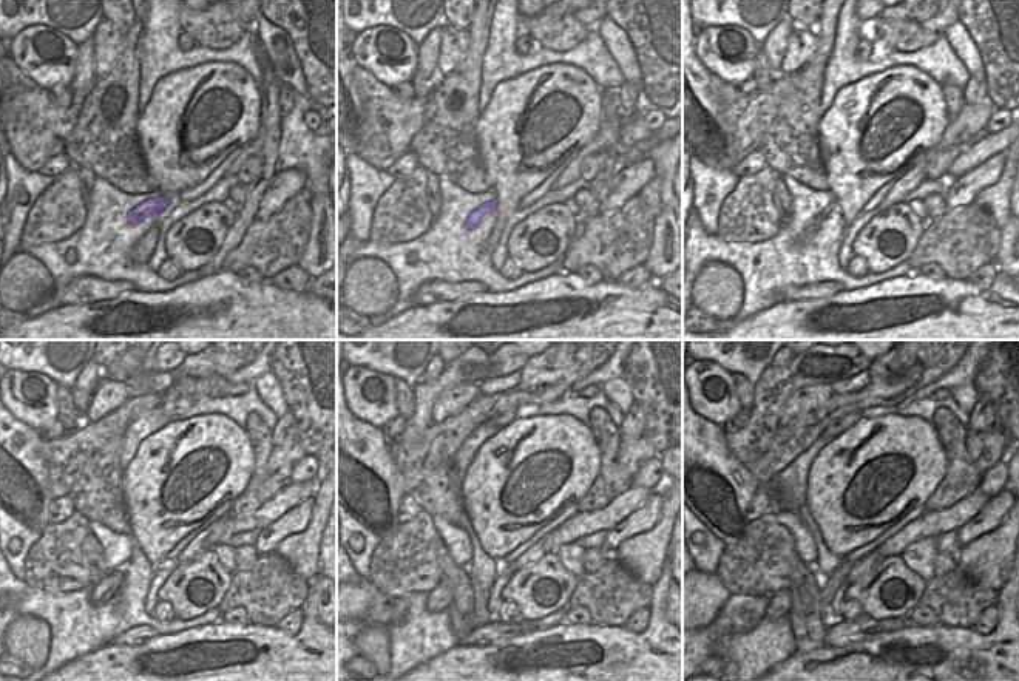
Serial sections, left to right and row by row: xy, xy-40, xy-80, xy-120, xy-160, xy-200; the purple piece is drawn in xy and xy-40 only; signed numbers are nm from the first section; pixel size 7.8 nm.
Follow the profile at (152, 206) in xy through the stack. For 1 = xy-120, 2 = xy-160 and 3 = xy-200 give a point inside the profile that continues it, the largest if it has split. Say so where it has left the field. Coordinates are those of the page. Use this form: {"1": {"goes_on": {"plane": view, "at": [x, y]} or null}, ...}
{"1": {"goes_on": {"plane": "xy-120", "at": [107, 587]}}, "2": {"goes_on": {"plane": "xy-160", "at": [439, 598]}}, "3": {"goes_on": {"plane": "xy-200", "at": [780, 603]}}}

